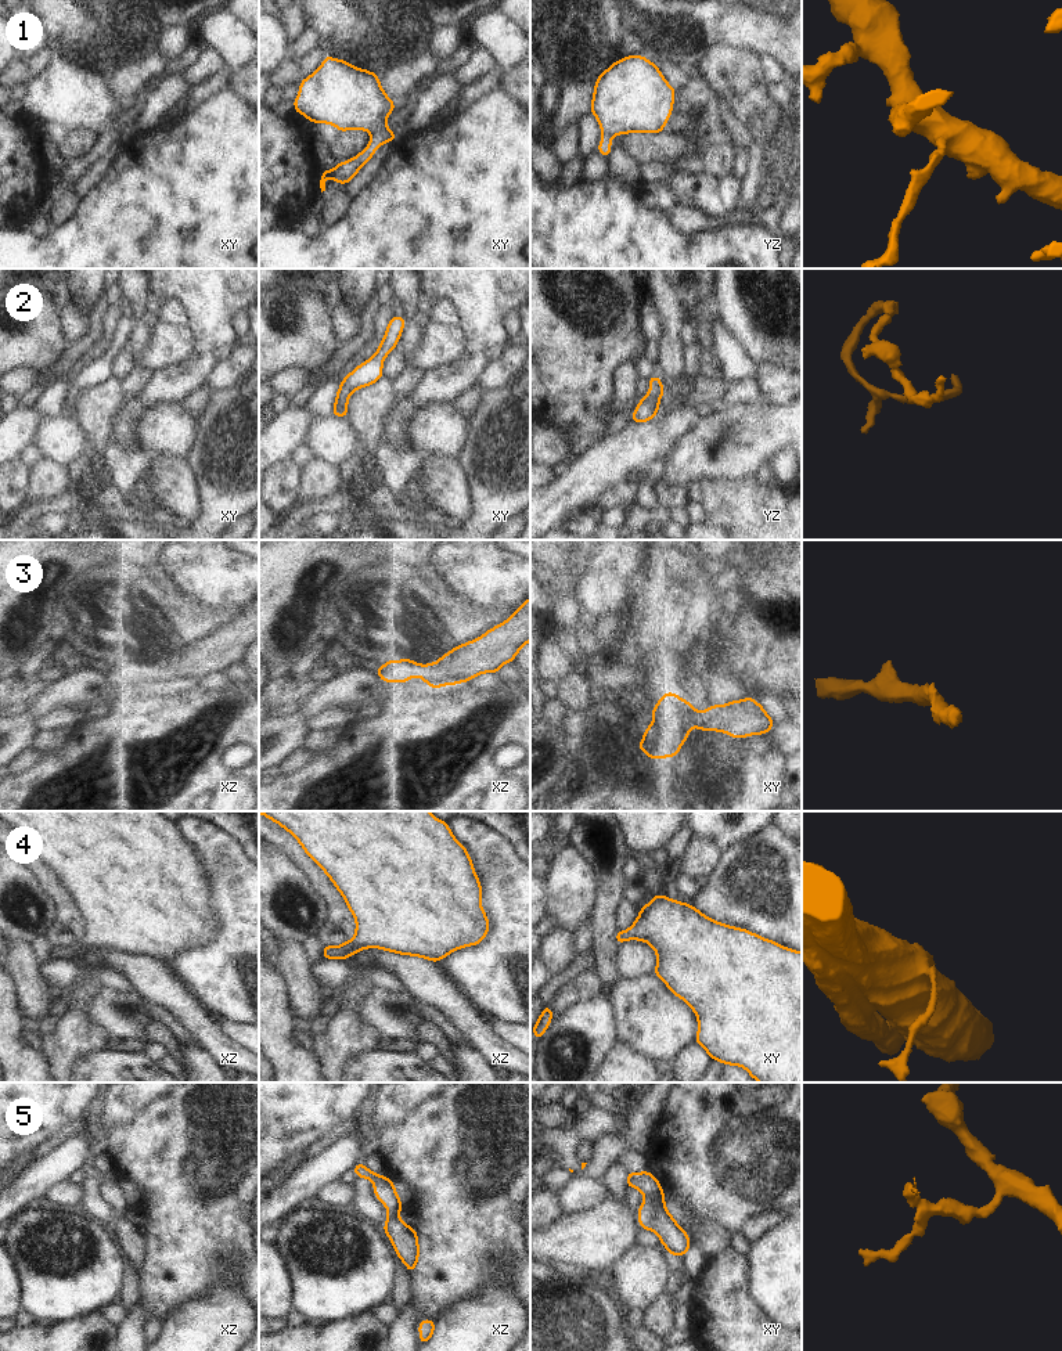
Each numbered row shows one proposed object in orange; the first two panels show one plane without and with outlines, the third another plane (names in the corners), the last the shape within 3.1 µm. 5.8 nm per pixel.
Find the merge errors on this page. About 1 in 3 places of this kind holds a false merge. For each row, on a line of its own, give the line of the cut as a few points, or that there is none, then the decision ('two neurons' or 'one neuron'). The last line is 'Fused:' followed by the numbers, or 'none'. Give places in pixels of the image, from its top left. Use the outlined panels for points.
1: no cut; one neuron
2: no cut; one neuron
3: no cut; one neuron
4: no cut; one neuron
5: cut in xy along (662, 1189), (645, 1196); two neurons
Fused: 5

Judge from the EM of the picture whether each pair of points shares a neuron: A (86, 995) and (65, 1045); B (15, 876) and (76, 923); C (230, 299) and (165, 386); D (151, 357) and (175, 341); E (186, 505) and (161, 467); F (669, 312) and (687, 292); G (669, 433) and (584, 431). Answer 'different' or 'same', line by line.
A: same
B: different
C: same
D: same
E: same
F: different
G: different

